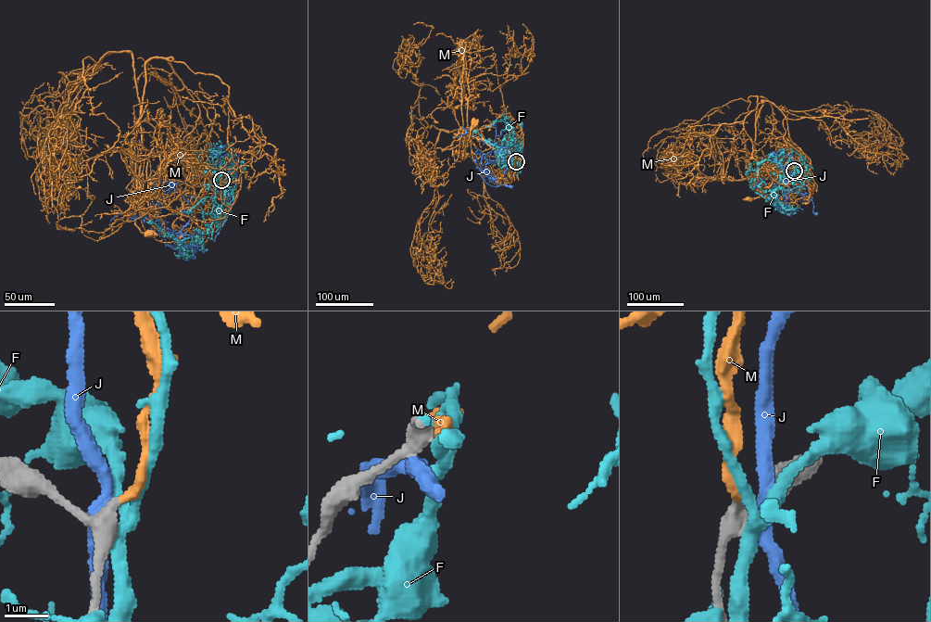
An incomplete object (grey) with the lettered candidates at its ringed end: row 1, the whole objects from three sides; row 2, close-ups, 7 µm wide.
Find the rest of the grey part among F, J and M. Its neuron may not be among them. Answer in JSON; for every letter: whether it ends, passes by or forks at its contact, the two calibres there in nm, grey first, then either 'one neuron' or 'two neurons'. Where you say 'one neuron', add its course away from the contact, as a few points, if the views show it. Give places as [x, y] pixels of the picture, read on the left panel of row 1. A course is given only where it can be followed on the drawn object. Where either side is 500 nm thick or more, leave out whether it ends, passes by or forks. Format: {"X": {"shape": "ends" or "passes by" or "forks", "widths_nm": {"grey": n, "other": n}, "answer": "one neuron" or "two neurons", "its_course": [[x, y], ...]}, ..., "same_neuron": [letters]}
{"F": {"shape": "forks", "widths_nm": {"grey": 360, "other": 280}, "answer": "two neurons"}, "J": {"shape": "passes by", "widths_nm": {"grey": 360, "other": 320}, "answer": "two neurons"}, "M": {"shape": "ends", "widths_nm": {"grey": 320, "other": 220}, "answer": "one neuron", "its_course": [[221, 180], [226, 159], [209, 142], [207, 109], [167, 58], [151, 57], [134, 144], [135, 224], [151, 233]]}, "same_neuron": ["M"]}

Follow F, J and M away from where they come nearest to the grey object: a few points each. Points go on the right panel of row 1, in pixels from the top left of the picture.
F: (794, 171), (793, 174), (786, 175), (781, 163), (768, 159), (759, 163)
J: (794, 171), (798, 167), (789, 172), (796, 171), (800, 173), (816, 213)
M: (794, 171), (798, 163), (784, 139), (785, 116), (764, 100), (753, 158), (771, 183), (763, 194), (748, 198)

